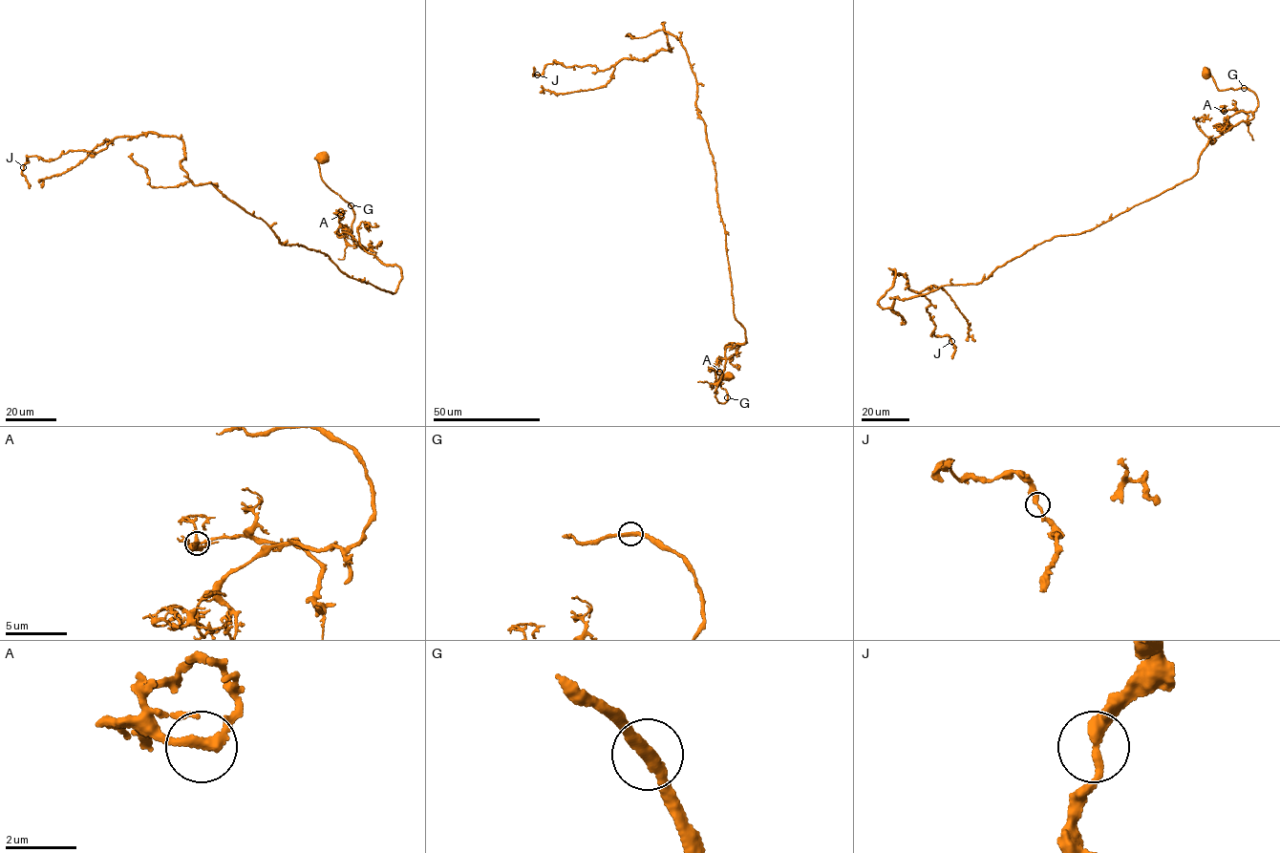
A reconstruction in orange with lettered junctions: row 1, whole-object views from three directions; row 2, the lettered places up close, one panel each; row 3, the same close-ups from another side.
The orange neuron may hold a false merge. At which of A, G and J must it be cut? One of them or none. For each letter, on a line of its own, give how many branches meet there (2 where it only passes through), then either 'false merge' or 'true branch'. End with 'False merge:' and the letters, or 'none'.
A: 2 branches meet; true branch
G: 2 branches meet; true branch
J: 2 branches meet; true branch
False merge: none

